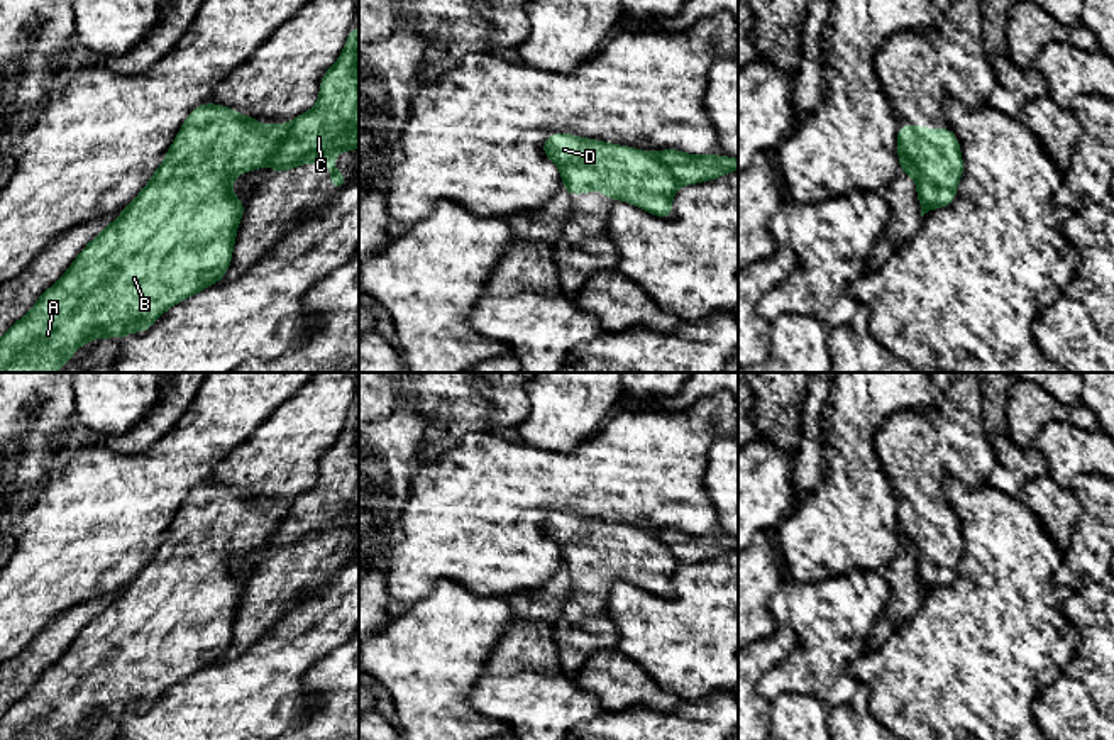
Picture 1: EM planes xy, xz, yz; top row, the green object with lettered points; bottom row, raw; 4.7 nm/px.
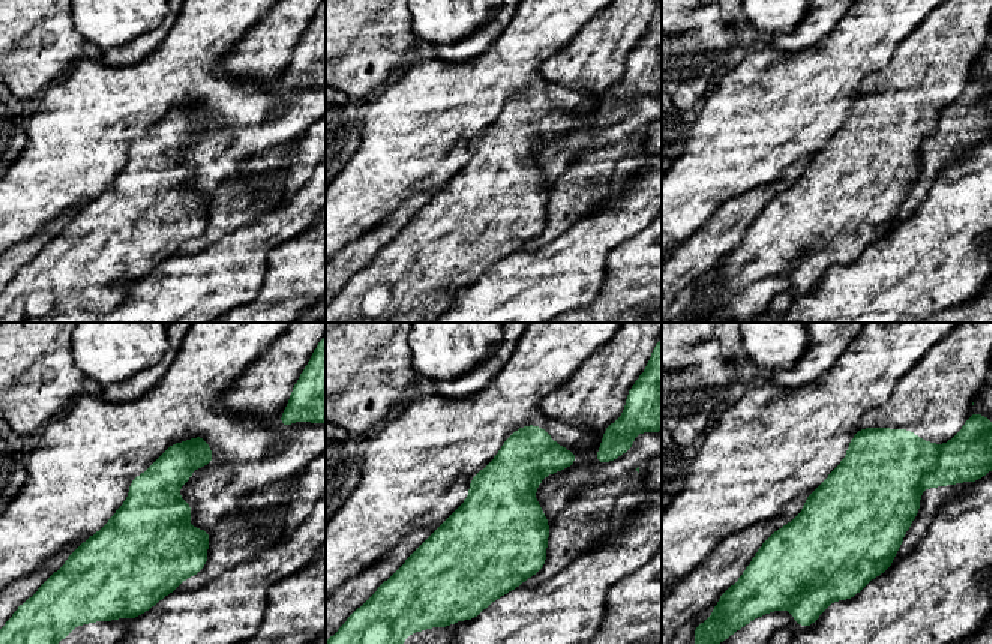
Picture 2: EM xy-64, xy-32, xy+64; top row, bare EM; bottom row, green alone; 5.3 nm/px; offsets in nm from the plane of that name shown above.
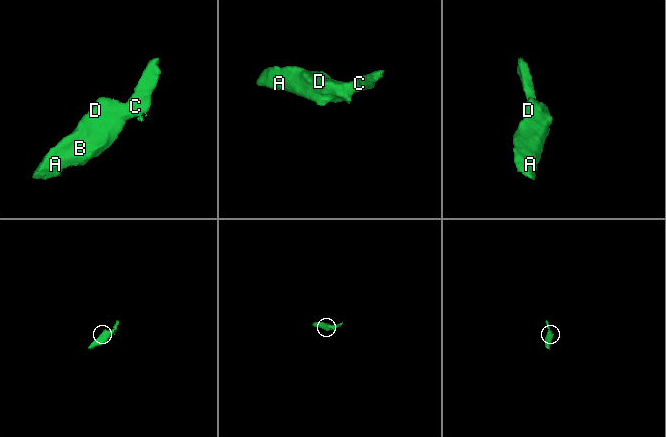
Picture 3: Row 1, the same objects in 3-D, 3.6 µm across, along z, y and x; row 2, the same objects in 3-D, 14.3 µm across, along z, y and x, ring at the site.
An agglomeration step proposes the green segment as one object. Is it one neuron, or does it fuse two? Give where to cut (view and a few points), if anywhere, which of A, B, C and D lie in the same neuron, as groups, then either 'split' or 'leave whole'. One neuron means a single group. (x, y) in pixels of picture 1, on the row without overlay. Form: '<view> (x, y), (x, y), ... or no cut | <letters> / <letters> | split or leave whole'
xy (288, 503), (288, 513), (268, 541) | A B D / C | split

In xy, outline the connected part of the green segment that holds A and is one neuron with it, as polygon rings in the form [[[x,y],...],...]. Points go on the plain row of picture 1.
[[[213,483],[193,488],[164,542],[142,571],[86,623],[64,655],[39,676],[30,691],[5,710],[0,718],[0,740],[69,740],[74,730],[91,718],[124,718],[130,711],[149,710],[169,686],[220,660],[230,647],[237,606],[247,584],[235,577],[234,557],[267,544],[288,516],[288,503],[259,505],[256,498],[239,496],[237,488]]]

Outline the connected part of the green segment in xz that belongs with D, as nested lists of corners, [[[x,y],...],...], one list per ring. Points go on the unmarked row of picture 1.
[[[562,511],[549,515],[542,528],[560,547],[569,574],[603,569],[604,577],[628,581],[655,596],[672,596],[679,562],[652,532]]]

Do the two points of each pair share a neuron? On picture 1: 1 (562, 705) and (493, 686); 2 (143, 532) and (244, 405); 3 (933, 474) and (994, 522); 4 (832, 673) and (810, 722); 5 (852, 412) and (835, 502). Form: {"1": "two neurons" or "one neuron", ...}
{"1": "one neuron", "2": "one neuron", "3": "two neurons", "4": "two neurons", "5": "one neuron"}

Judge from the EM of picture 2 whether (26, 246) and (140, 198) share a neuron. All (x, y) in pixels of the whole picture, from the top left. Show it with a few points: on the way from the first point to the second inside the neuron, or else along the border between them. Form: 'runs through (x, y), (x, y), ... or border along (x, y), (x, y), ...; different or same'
border along (80, 209), (35, 255); different

